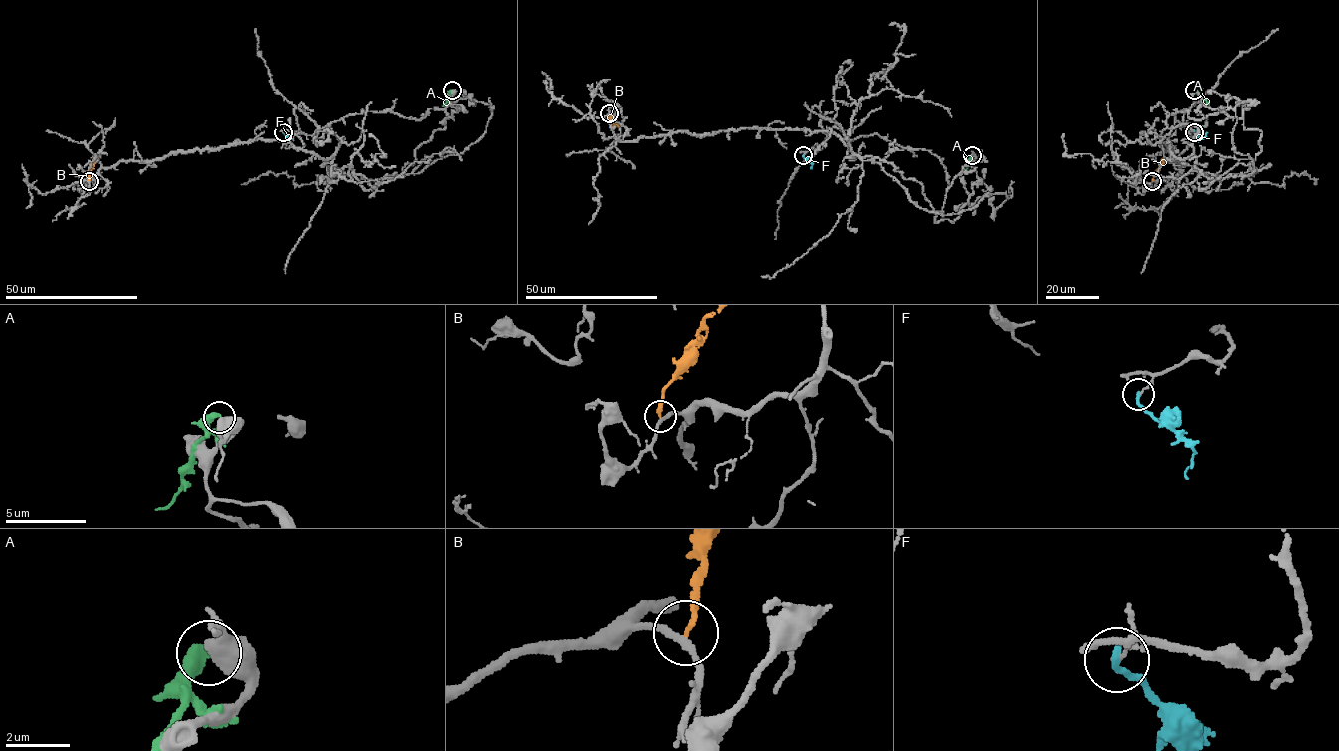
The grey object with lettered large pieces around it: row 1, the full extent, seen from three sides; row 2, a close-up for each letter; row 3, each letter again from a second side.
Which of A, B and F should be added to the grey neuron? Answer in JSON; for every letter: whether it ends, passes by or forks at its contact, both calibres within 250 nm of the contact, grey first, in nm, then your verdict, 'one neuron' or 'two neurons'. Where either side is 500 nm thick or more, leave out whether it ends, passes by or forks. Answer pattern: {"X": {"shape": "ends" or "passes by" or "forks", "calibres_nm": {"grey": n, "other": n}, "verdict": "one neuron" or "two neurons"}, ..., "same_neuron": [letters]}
{"A": {"shape": "ends", "calibres_nm": {"grey": 480, "other": 480}, "verdict": "two neurons"}, "B": {"shape": "ends", "calibres_nm": {"grey": 200, "other": 180}, "verdict": "two neurons"}, "F": {"shape": "ends", "calibres_nm": {"grey": 120, "other": 240}, "verdict": "two neurons"}, "same_neuron": []}

